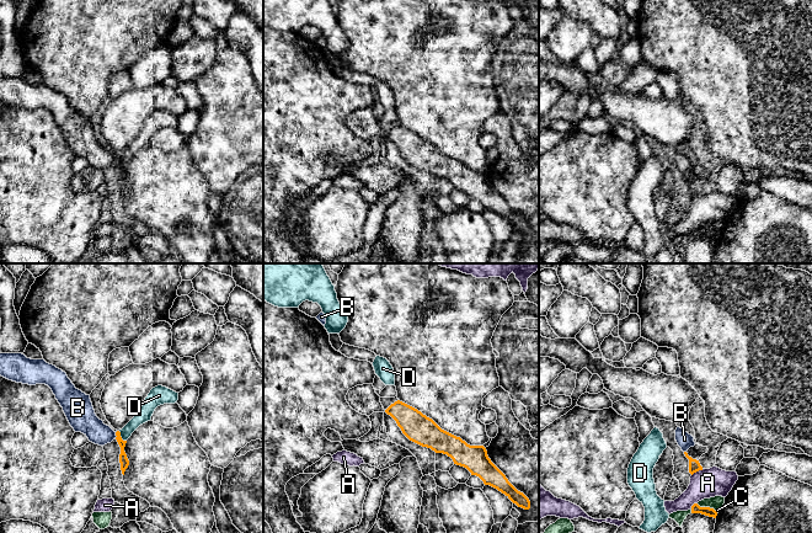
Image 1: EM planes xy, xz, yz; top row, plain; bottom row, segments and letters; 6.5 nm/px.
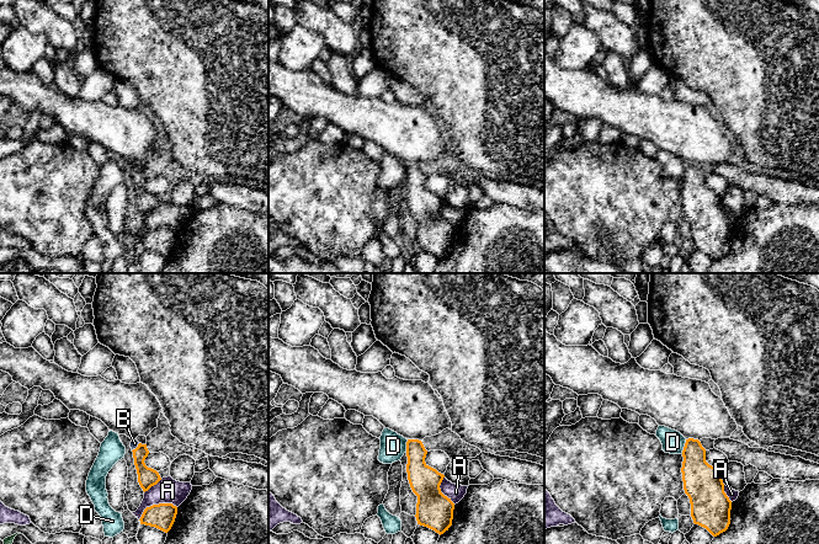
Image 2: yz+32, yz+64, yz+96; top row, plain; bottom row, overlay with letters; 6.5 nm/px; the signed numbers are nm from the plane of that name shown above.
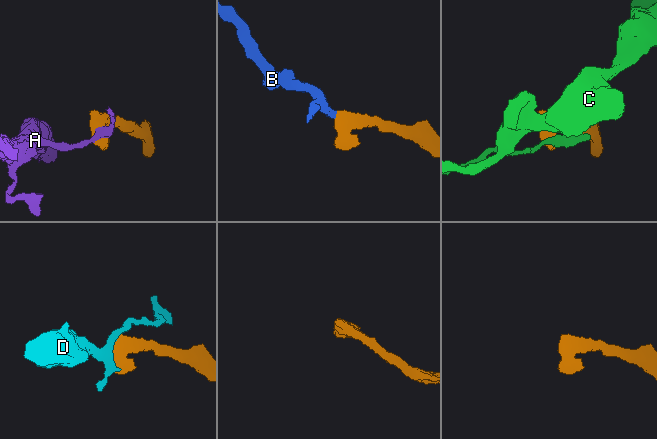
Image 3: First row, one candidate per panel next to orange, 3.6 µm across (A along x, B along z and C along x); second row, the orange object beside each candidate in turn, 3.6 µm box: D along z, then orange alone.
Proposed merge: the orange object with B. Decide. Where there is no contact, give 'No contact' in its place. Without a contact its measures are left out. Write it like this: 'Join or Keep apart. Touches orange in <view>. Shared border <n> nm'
Join. Touches orange in xy. Shared border 40 nm

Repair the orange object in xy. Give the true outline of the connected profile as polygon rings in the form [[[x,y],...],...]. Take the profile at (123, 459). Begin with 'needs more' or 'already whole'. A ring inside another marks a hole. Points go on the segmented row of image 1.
needs more | [[[0,353],[0,375],[22,384],[48,385],[75,432],[84,433],[90,442],[105,446],[114,438],[121,447],[119,463],[124,475],[129,460],[124,452],[127,441],[100,420],[94,410],[90,395],[76,389],[66,373],[44,359],[31,359],[22,353]]]

